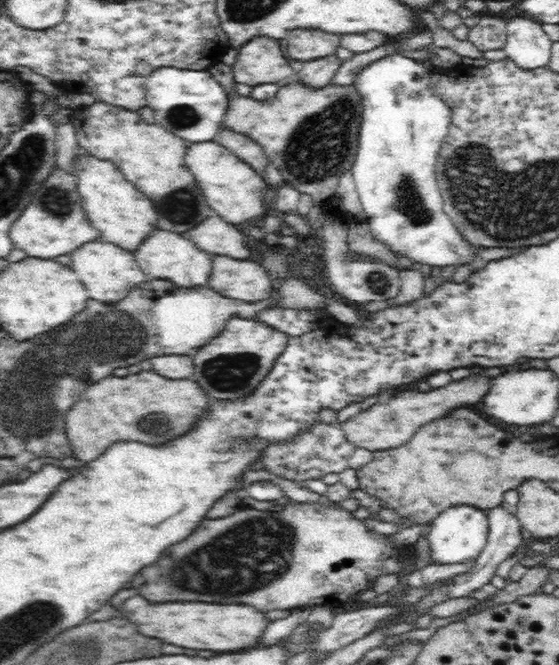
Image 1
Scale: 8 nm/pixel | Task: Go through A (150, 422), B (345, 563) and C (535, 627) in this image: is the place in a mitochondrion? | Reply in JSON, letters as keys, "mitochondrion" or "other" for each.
{"A":"mitochondrion","B":"other","C":"other"}

